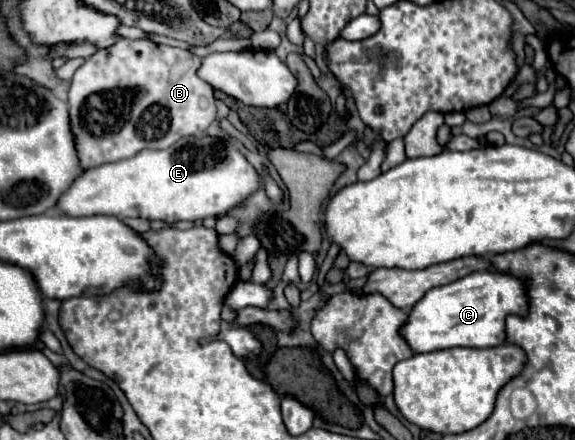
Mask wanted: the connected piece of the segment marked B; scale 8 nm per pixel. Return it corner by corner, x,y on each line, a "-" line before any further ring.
128,38
86,58
68,92
82,168
126,160
144,148
168,148
182,136
206,132
216,120
216,98
214,88
196,74
200,66
202,58
190,50

